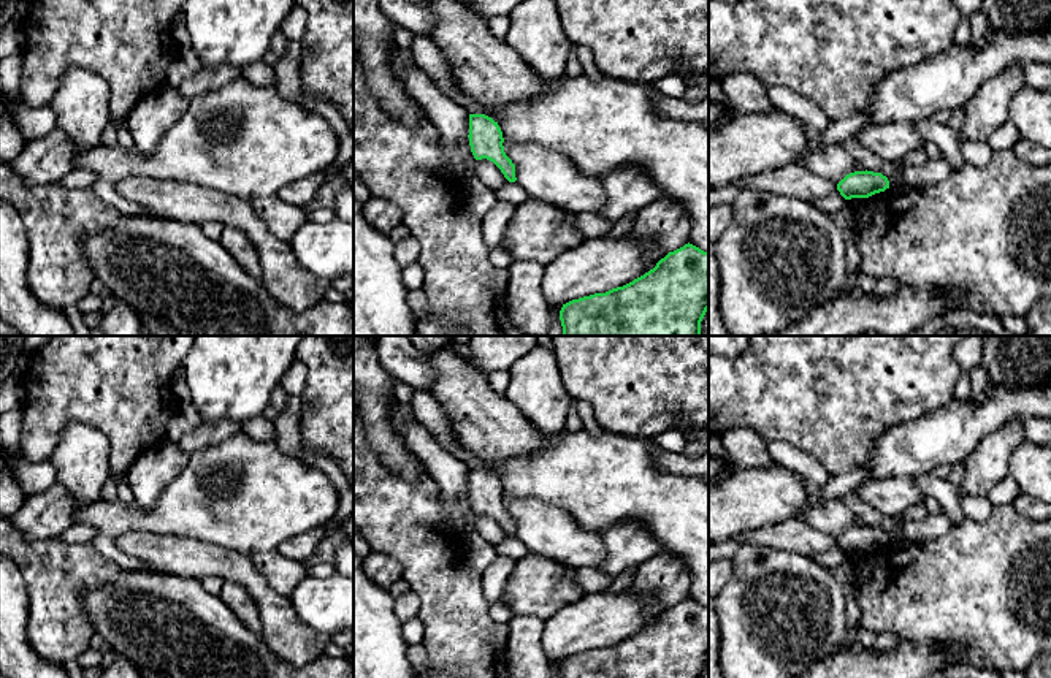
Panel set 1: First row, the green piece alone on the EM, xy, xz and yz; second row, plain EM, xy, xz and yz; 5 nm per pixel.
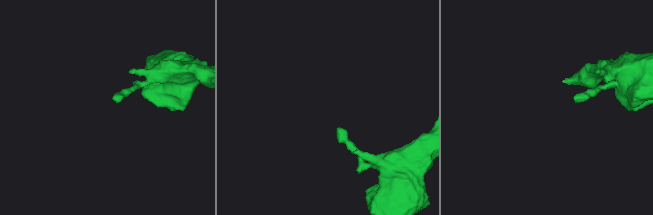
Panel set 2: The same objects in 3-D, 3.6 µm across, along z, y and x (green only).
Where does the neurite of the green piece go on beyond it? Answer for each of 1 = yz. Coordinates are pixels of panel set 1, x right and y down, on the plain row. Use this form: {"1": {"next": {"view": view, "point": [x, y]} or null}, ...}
{"1": {"next": null}}

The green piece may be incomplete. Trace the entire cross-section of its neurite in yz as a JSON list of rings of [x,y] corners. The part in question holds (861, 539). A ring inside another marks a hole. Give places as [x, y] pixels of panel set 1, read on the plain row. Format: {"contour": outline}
{"contour": [[[854,526],[847,529],[839,539],[837,545],[845,554],[869,553],[875,548],[889,543],[889,535],[881,528]]]}

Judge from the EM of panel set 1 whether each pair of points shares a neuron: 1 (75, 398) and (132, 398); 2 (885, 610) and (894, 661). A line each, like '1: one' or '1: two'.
1: one
2: two

